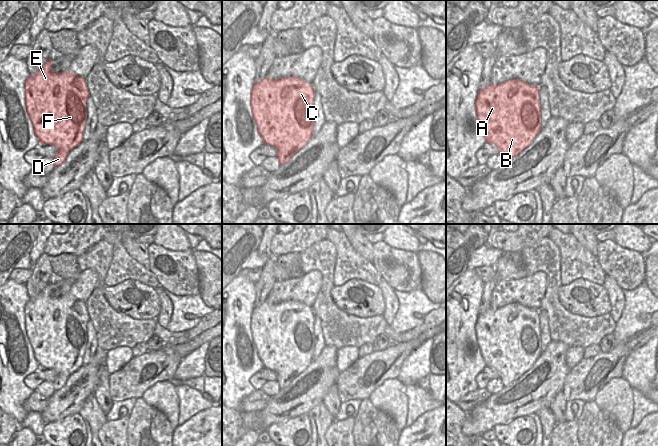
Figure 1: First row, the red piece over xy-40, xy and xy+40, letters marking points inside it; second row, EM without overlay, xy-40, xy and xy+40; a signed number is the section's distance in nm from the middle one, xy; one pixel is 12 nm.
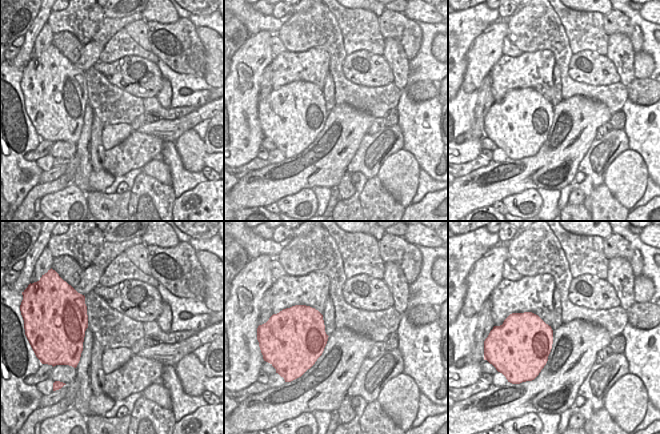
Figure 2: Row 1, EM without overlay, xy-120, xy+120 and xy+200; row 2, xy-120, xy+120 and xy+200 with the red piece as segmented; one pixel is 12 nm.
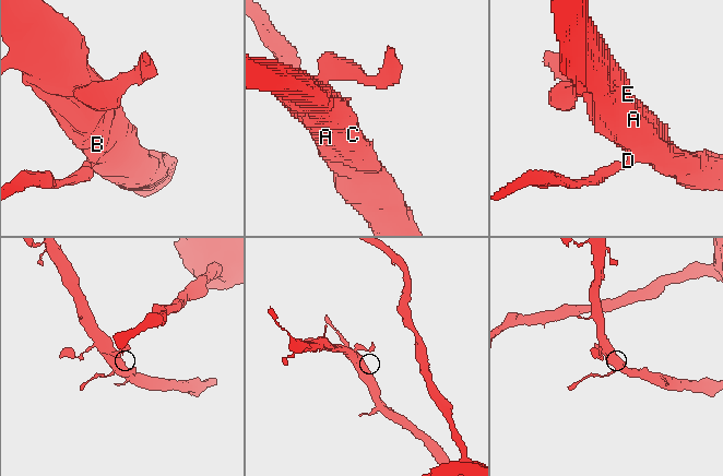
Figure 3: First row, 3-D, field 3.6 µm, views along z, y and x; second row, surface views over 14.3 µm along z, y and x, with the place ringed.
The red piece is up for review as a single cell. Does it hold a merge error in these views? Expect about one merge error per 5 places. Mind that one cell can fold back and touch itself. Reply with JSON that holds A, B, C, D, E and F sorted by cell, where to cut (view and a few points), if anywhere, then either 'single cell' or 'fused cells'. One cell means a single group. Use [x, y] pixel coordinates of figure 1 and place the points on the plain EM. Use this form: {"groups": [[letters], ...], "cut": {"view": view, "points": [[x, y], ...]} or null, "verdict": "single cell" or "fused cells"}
{"groups": [["A", "B", "C", "D", "E", "F"]], "cut": null, "verdict": "single cell"}

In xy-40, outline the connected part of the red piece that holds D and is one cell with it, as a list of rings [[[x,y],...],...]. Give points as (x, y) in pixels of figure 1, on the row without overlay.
[[[52,282],[36,298],[26,303],[25,330],[39,367],[58,372],[53,382],[57,391],[66,384],[70,375],[83,366],[87,344],[86,326],[90,319],[84,302],[72,296],[54,297],[51,286]]]

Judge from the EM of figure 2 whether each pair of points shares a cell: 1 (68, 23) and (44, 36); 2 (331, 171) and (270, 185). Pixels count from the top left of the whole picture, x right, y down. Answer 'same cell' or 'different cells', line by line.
1: different cells
2: same cell

